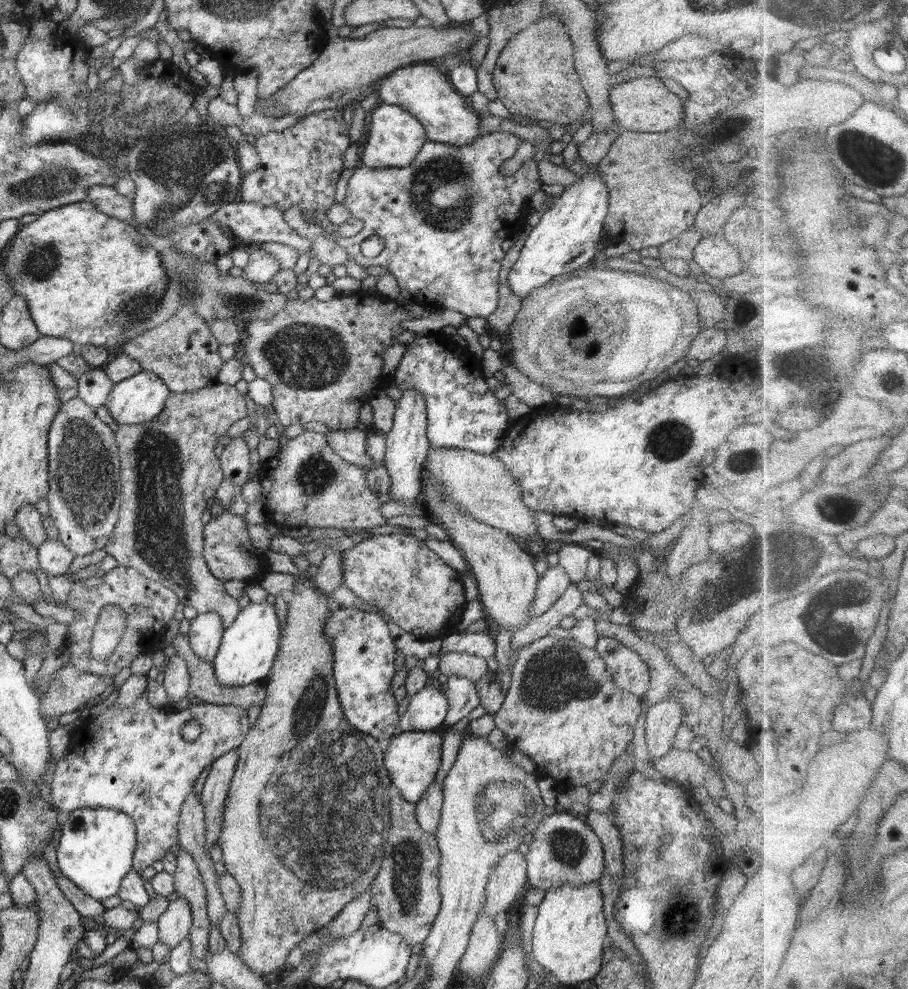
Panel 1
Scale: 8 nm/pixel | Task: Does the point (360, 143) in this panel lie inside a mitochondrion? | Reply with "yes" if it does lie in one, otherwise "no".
no

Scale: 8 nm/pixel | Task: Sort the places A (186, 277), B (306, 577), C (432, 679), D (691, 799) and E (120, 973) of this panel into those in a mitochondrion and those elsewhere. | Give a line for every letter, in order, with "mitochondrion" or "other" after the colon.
A: mitochondrion
B: other
C: other
D: other
E: other

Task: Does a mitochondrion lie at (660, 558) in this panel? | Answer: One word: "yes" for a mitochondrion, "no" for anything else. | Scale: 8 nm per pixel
no

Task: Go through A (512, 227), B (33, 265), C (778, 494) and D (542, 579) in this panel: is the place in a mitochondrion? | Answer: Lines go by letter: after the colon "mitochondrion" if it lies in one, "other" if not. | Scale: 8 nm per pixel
A: other
B: mitochondrion
C: other
D: other

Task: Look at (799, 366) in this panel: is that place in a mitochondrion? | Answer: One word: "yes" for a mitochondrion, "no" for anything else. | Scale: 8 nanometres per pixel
yes

